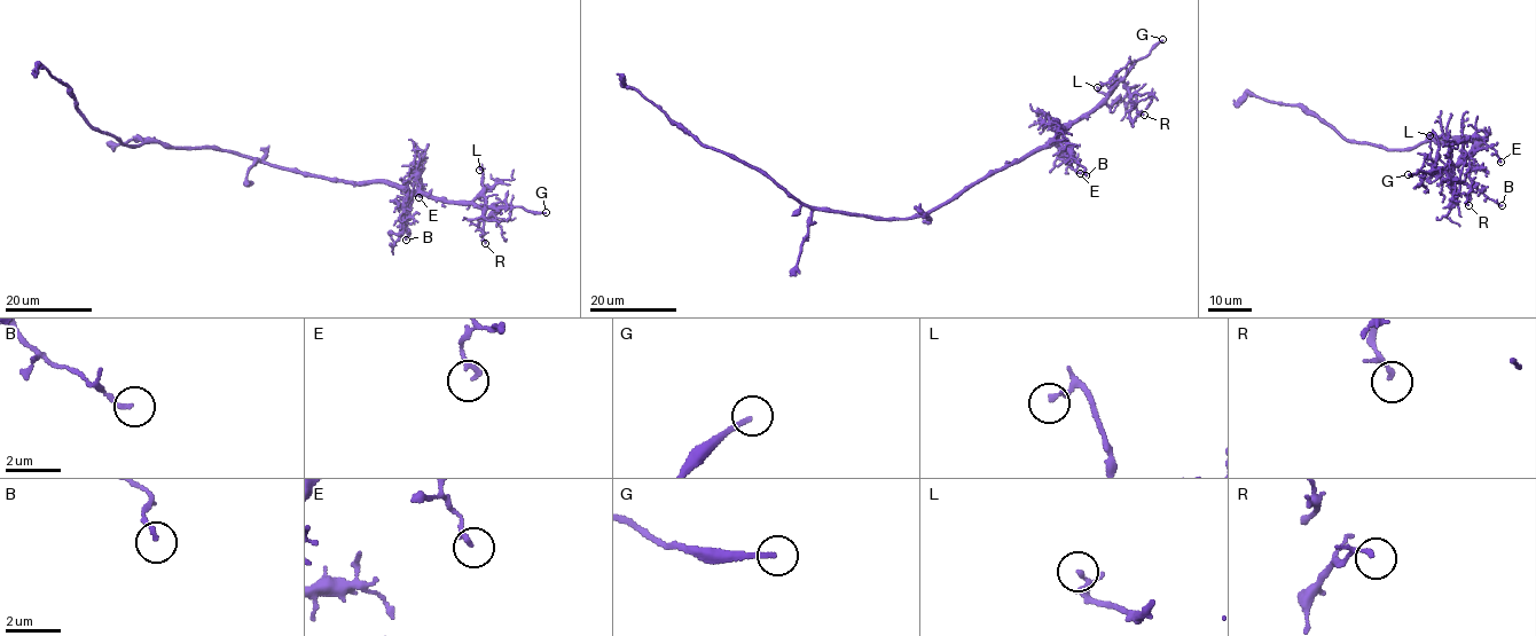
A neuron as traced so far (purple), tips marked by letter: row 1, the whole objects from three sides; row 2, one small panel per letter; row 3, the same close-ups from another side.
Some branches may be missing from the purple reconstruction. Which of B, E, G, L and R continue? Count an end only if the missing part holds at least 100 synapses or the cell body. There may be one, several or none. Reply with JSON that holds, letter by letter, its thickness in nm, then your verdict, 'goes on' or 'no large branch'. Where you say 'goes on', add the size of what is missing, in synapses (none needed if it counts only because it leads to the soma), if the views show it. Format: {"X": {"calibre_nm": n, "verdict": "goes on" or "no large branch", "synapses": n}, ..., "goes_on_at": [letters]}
{"B": {"calibre_nm": 160, "verdict": "no large branch"}, "E": {"calibre_nm": 180, "verdict": "no large branch"}, "G": {"calibre_nm": 180, "verdict": "goes on"}, "L": {"calibre_nm": 130, "verdict": "no large branch"}, "R": {"calibre_nm": 110, "verdict": "no large branch"}, "goes_on_at": ["G"]}

